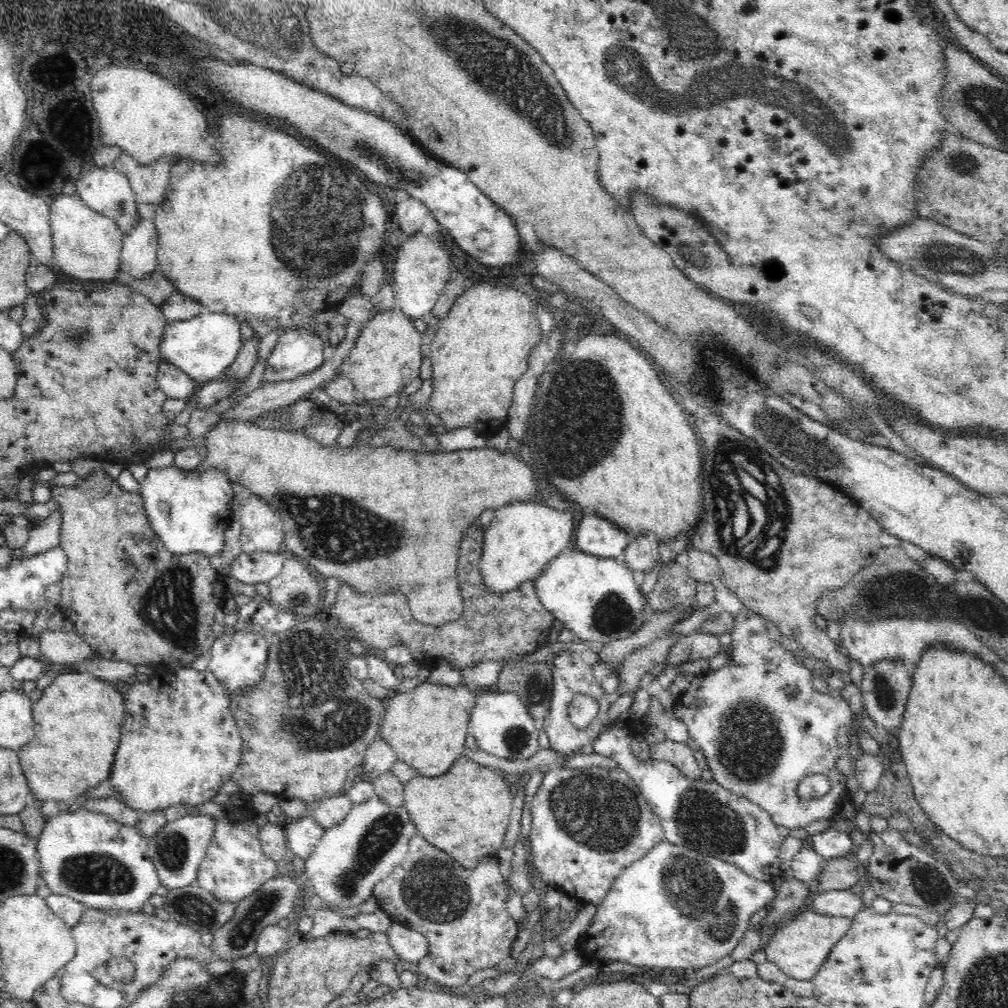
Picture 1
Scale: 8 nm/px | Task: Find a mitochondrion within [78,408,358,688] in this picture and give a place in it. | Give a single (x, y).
(168, 607)

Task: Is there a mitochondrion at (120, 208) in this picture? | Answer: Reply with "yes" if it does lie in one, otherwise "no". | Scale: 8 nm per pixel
yes

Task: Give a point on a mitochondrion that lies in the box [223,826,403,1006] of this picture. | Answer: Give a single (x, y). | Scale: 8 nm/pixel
(239, 938)

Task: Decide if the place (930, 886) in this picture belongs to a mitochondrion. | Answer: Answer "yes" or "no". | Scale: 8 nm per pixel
yes

